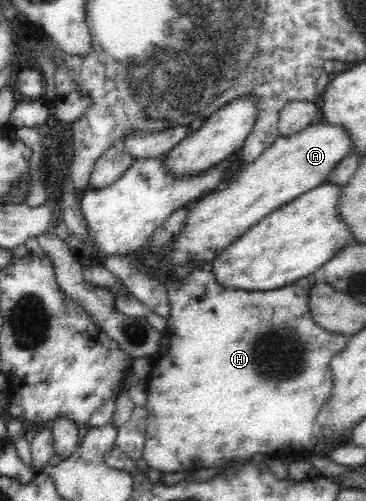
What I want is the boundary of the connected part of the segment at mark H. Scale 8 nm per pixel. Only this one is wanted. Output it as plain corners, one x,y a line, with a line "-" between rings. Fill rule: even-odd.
198,262
195,268
182,279
162,278
170,302
170,315
168,315
167,327
170,333
168,347
160,348
152,359
151,374
146,379
147,395
147,429
145,433
143,455
144,461
150,468
163,472
166,476
177,471
194,471
200,468
220,467
224,463
236,459
246,461
256,453
272,454
278,449
294,447
309,451
316,443
316,429
314,423
318,417
318,411
328,403
333,389
331,359
341,352
348,343
348,337
344,334
336,334
320,327
308,313
308,289
306,285
314,285
314,277
318,274
308,275
297,279
290,285
268,291
246,291
239,289
226,289
220,286
214,274
212,274
211,262

